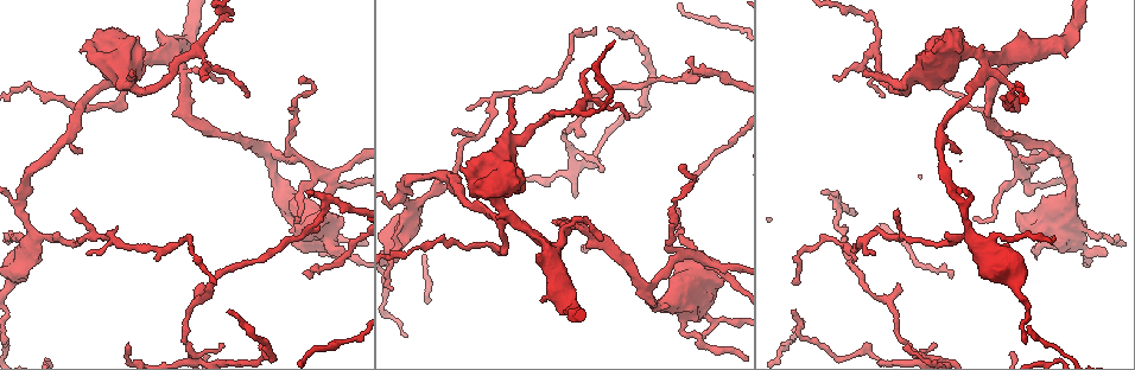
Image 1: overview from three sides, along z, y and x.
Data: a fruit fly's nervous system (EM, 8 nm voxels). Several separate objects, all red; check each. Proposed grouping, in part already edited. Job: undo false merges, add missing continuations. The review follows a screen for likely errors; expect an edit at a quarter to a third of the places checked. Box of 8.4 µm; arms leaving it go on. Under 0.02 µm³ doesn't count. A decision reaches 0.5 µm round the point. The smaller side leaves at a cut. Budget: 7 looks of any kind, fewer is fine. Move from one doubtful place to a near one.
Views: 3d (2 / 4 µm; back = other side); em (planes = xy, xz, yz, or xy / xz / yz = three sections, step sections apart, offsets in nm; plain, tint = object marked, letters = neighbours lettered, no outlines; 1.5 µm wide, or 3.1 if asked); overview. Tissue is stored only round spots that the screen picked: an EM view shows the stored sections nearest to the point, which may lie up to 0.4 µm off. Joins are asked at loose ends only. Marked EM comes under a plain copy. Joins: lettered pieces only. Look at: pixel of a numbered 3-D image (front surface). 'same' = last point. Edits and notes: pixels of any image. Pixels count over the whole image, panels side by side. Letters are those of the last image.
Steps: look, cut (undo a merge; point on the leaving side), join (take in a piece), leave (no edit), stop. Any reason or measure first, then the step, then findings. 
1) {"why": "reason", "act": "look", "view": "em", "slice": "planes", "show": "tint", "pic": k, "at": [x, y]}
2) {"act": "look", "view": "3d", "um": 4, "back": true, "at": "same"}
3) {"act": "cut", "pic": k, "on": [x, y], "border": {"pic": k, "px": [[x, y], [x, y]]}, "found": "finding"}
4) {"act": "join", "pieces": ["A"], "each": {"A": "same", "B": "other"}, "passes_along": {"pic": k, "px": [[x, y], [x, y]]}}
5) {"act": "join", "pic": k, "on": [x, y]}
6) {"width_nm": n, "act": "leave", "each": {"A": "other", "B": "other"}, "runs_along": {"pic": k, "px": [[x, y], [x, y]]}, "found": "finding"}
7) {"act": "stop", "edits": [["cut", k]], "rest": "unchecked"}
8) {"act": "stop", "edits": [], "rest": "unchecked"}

{"why": "looks like a crossing", "act": "look", "view": "em", "slice": "xz", "step": 4, "show": "letters", "pic": 1, "at": [1021, 156]}

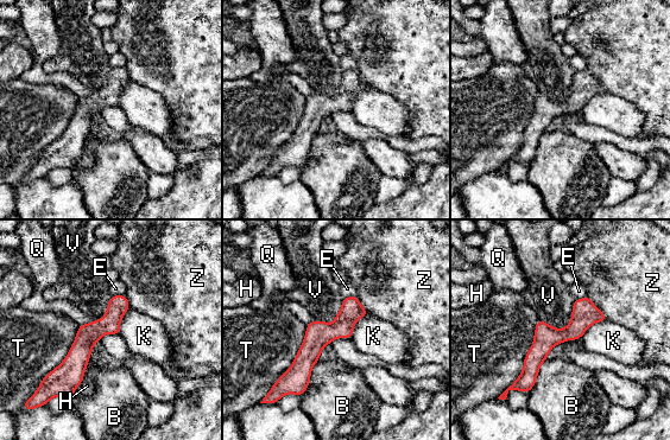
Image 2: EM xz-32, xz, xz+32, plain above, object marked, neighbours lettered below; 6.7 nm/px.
{"width_nm": 140, "act": "leave", "each": {"B": "other", "E": "other", "H": "other", "K": "other", "Q": "other", "T": "other", "V": "other", "Z": "other"}, "runs_along": {"pic": 2, "px": [[586, 300], [524, 380]]}, "found": "continuous, no second cell"}

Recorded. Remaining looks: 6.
{"why": "sharp bend", "act": "look", "view": "em", "slice": "planes", "show": "letters", "pic": 1, "at": [710, 71]}

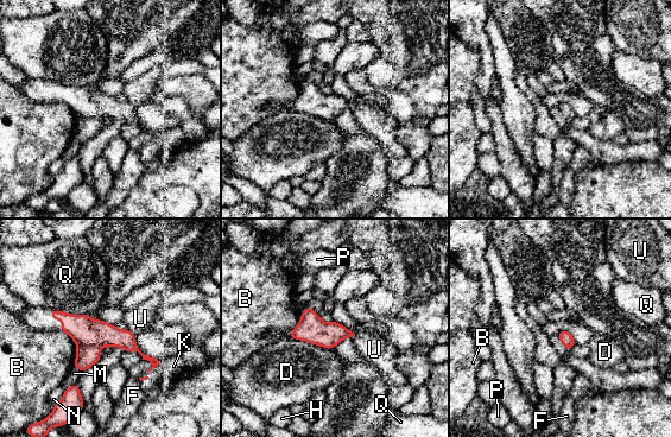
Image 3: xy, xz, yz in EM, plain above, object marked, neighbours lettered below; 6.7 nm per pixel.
{"width_nm": 90, "longest_contact_nm": ["B", 260], "act": "leave", "each": {"B": "other", "D": "other", "F": "other", "H": "other", "K": "other", "M": "other", "N": "other", "P": "other", "Q": "other", "U": "other"}, "found": "continuous, no second cell"}

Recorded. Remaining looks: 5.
{"why": "free end", "act": "look", "view": "3d", "um": 4, "pic": 1, "at": [302, 76]}

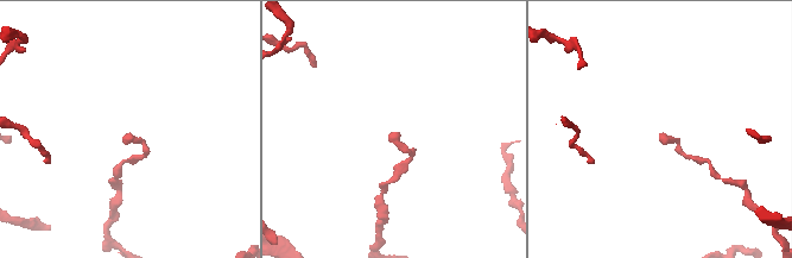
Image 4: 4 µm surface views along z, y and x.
{"why": "shape alone is not enough", "act": "look", "view": "em", "slice": "xy", "step": 4, "show": "letters", "pic": 4, "at": [659, 136]}

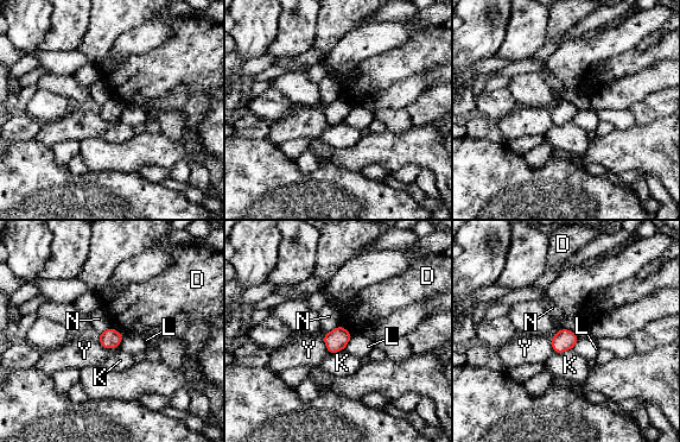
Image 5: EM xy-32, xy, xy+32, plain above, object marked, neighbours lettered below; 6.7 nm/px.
{"why": "cut it another way", "act": "look", "view": "em", "slice": "planes", "show": "letters", "at": "same"}

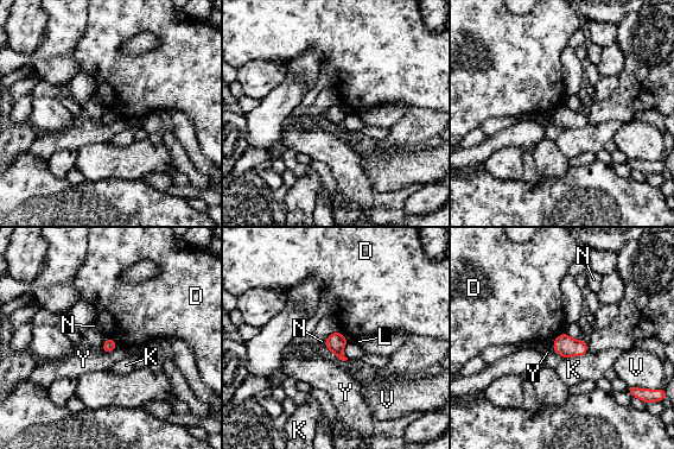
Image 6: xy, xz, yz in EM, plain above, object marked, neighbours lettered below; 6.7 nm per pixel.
{"act": "leave", "each": {"D": "other", "K": "other", "L": "other", "N": "other", "V": "other", "Y": "other"}, "border": {"pic": 6, "px": [[106, 336], [119, 345]]}, "found": "no lettered piece goes on from it"}

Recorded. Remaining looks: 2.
{"act": "stop", "edits": [], "rest": "unchecked"}

